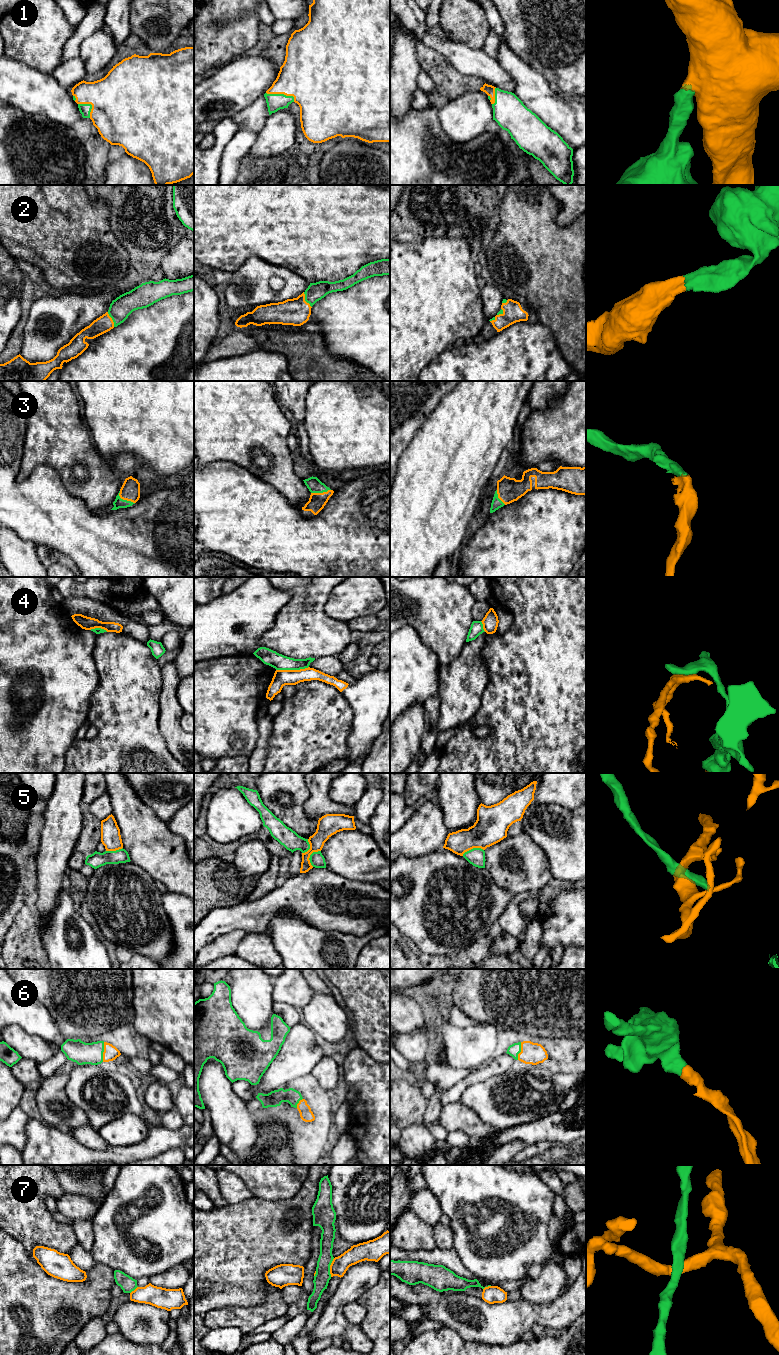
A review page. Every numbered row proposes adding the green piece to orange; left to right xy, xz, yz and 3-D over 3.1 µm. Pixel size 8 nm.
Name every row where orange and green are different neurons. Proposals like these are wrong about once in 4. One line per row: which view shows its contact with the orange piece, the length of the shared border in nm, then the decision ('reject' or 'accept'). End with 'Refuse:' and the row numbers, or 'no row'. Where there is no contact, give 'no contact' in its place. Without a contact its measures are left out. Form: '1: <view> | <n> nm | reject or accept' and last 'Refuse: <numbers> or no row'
1: xz | 240 nm | accept
2: xz | 140 nm | accept
3: xy | 160 nm | accept
4: xz | 260 nm | reject
5: xz | 150 nm | reject
6: xy | 160 nm | accept
7: xz | 160 nm | reject
Refuse: 4, 5, 7

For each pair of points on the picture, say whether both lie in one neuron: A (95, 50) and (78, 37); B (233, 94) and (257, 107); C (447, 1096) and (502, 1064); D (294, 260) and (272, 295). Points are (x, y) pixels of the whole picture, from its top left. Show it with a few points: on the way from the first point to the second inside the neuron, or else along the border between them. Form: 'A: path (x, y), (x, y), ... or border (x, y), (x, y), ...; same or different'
A: border (101, 29), (89, 34), (81, 42), (78, 54); different
B: border (263, 94), (233, 117); different
C: path (461, 1085), (470, 1078), (488, 1070); same
D: border (267, 261), (286, 267), (309, 282); different

